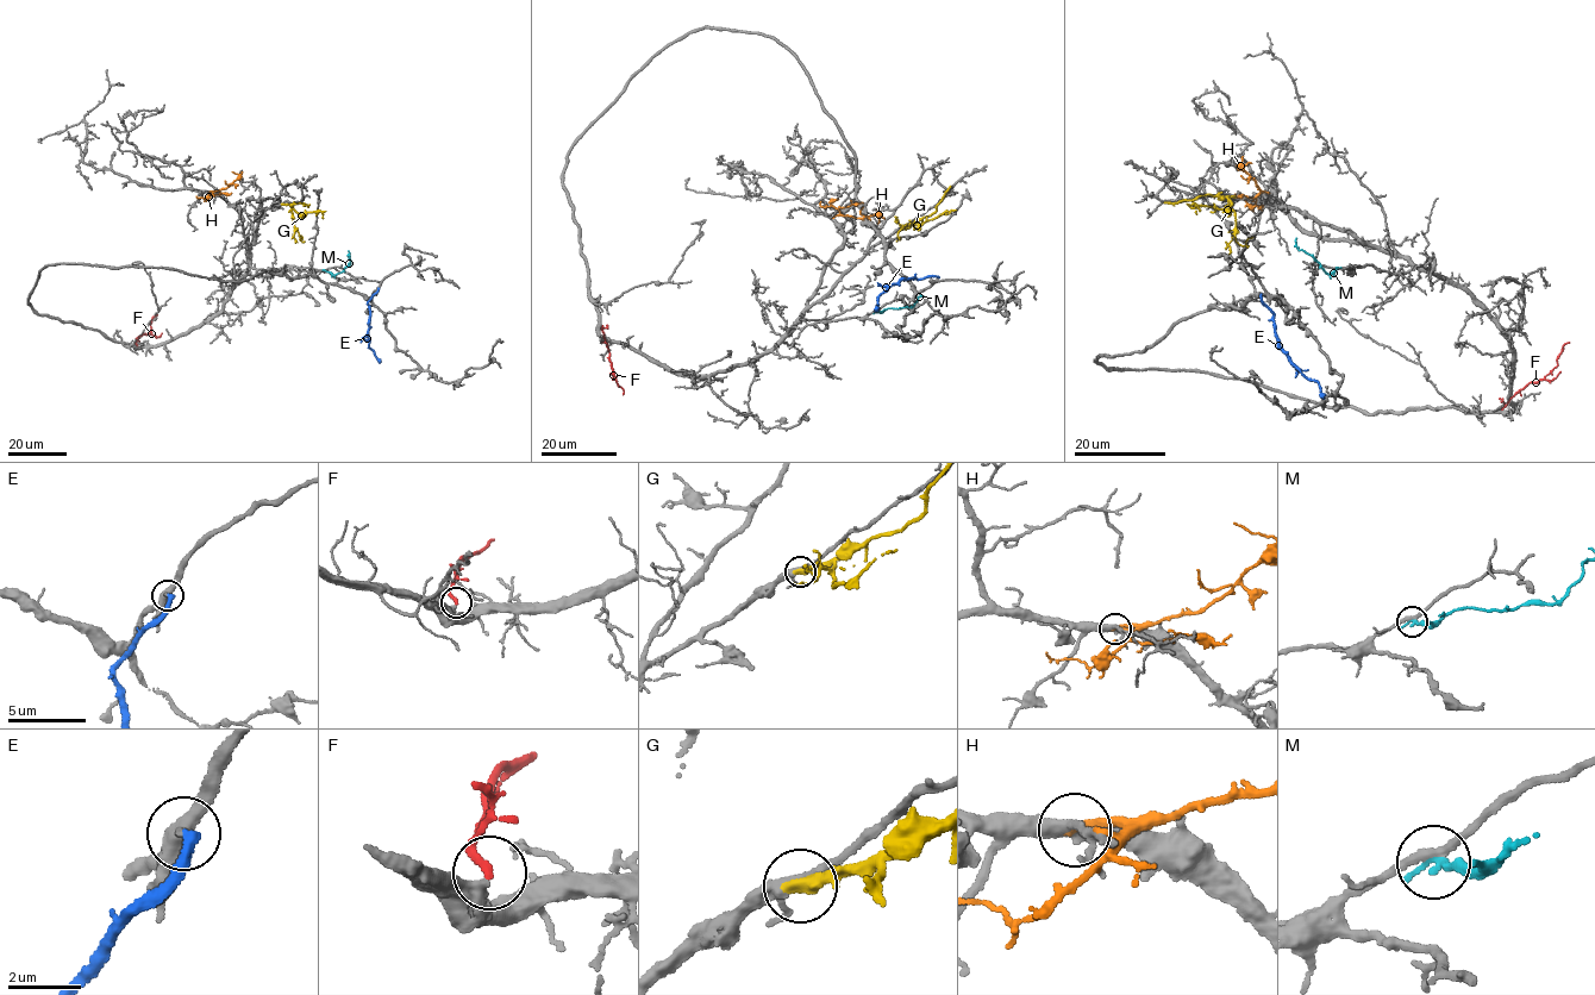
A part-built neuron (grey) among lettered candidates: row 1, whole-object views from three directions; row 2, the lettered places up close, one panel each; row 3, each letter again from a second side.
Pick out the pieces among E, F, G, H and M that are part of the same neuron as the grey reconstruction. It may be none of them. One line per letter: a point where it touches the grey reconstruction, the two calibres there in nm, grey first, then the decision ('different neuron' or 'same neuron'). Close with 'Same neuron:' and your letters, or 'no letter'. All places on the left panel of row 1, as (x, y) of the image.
E: meets grey at (377, 288); 160 nm thick on the grey side, 320 nm on the other; different neuron
F: meets grey at (137, 345); 600 nm thick on the grey side, 200 nm on the other; same neuron
G: meets grey at (282, 204); 240 nm thick on the grey side, 440 nm on the other; same neuron
H: meets grey at (210, 192); 340 nm thick on the grey side, 240 nm on the other; different neuron
M: meets grey at (324, 269); 200 nm thick on the grey side, 240 nm on the other; different neuron
Same neuron: F, G

